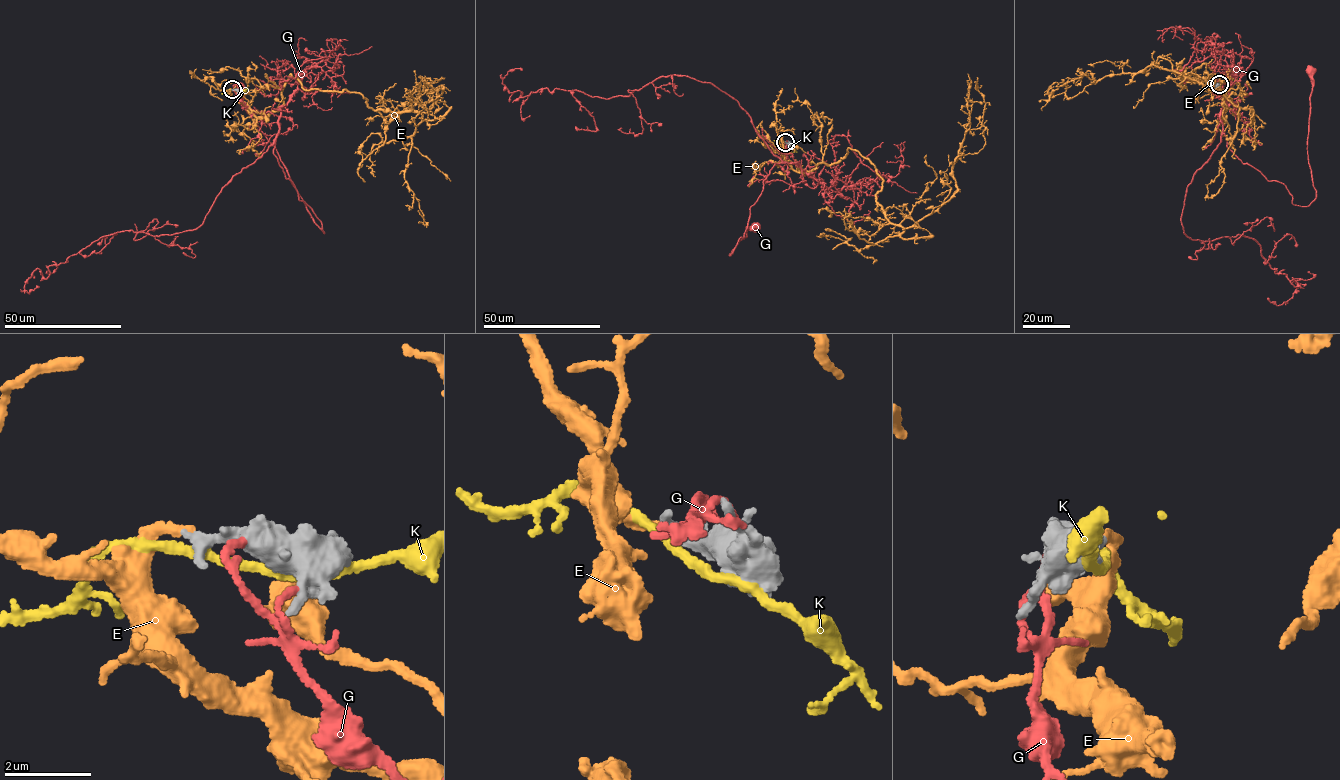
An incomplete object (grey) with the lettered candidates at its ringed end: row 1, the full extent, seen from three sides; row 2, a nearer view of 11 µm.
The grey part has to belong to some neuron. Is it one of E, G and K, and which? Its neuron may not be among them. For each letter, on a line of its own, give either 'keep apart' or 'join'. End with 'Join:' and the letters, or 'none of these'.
E: join
G: keep apart
K: keep apart
Join: E

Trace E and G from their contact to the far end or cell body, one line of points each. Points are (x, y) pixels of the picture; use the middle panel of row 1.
E: (785, 142), (798, 172), (858, 151), (882, 178), (883, 213), (910, 227), (957, 190), (967, 81)
G: (788, 142), (787, 156), (800, 167), (775, 163), (730, 255), (747, 237), (746, 227), (755, 226)

